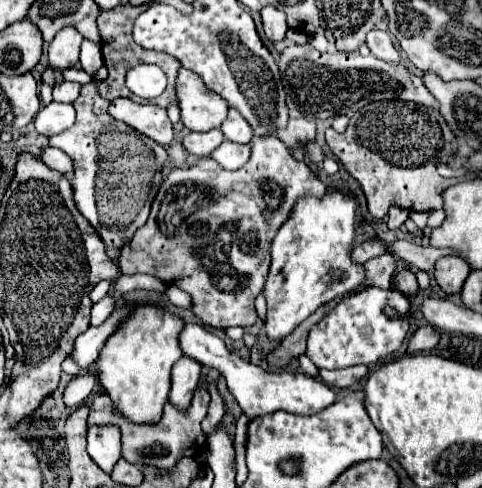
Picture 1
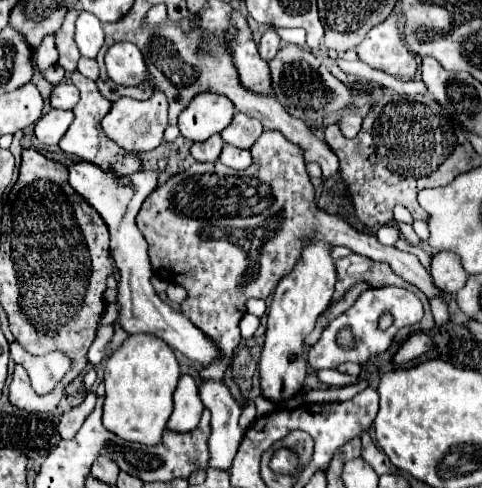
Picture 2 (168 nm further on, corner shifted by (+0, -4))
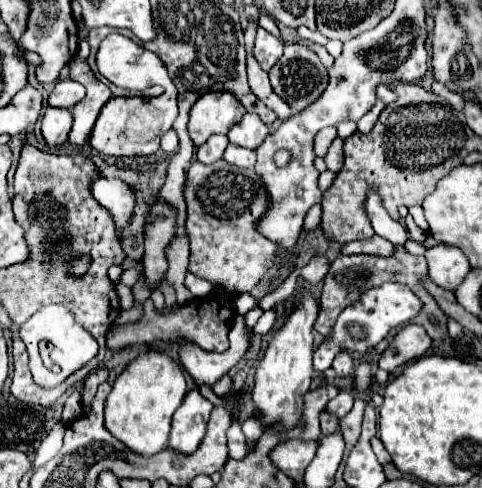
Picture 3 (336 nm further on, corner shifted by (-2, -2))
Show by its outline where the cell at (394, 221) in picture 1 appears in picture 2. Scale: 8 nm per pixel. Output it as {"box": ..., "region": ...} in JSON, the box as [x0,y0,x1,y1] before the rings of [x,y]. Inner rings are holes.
{"box":[376,225,400,245],"region":[[[382,225],[378,231],[376,231],[376,237],[382,245],[394,245],[398,239],[400,239],[400,231],[396,225]]]}

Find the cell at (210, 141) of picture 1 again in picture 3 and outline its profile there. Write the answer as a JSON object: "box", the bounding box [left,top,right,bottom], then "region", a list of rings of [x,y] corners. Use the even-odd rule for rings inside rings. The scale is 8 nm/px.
{"box":[196,135,228,163],"region":[[[212,135],[202,147],[196,149],[196,157],[200,163],[214,163],[222,159],[224,149],[228,147],[228,137],[226,135]]]}

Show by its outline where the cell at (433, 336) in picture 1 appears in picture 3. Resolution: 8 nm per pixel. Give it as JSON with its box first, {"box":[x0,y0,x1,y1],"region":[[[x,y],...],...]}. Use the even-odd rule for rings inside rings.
{"box":[378,325,432,373],"region":[[[406,325],[404,329],[398,331],[398,335],[390,343],[390,347],[382,353],[378,367],[390,373],[390,371],[398,369],[400,365],[424,355],[424,351],[430,347],[430,343],[432,343],[432,339],[424,331],[424,327]]]}

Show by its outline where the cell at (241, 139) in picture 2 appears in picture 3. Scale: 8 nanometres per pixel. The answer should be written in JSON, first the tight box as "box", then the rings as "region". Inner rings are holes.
{"box":[228,113,268,149],"region":[[[246,113],[244,119],[228,131],[230,143],[248,149],[258,149],[258,145],[266,139],[266,135],[268,127],[262,123],[262,119],[256,113]]]}

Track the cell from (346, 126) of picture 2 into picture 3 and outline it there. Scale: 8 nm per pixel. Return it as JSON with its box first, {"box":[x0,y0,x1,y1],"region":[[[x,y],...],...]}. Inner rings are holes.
{"box":[358,101,386,133],"region":[[[378,101],[378,103],[358,121],[358,131],[360,131],[360,133],[368,133],[368,131],[372,129],[372,125],[376,123],[376,119],[378,119],[378,115],[380,115],[380,111],[382,111],[384,107],[386,107],[386,105],[384,105],[382,101]]]}

